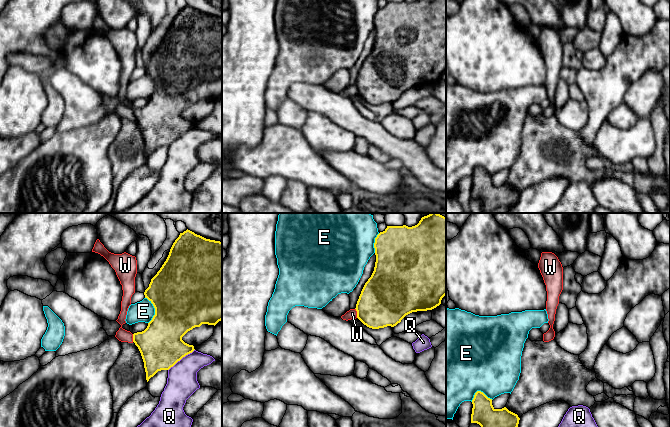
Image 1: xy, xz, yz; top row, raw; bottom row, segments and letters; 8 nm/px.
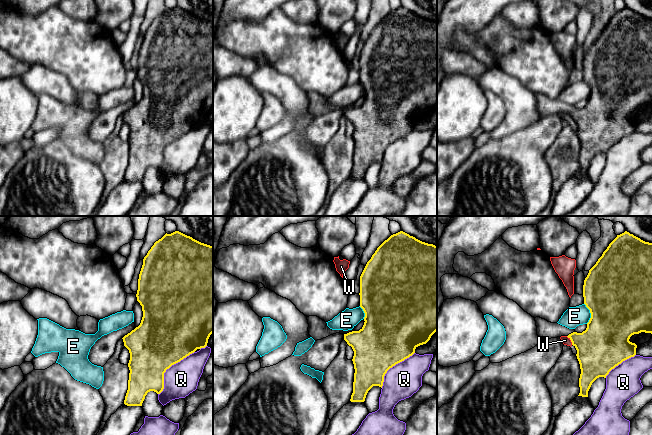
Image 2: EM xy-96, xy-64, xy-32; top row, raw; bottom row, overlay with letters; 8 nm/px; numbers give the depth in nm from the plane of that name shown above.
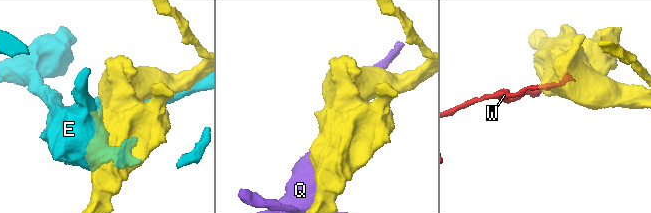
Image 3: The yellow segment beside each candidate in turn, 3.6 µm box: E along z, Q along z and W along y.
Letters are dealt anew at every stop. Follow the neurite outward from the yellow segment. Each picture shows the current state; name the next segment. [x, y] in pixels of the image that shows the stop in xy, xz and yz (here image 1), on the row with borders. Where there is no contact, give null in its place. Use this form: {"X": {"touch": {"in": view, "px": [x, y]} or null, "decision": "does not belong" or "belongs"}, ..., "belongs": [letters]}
{"E": {"touch": {"in": "xy", "px": [155, 310]}, "decision": "does not belong"}, "Q": {"touch": {"in": "xy", "px": [181, 358]}, "decision": "does not belong"}, "W": {"touch": {"in": "xz", "px": [357, 313]}, "decision": "does not belong"}, "belongs": []}

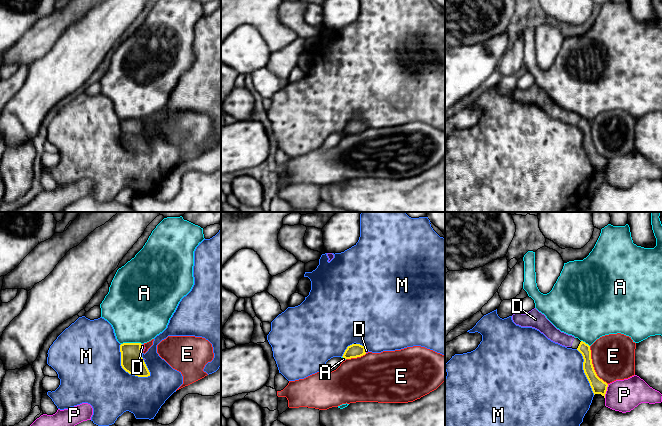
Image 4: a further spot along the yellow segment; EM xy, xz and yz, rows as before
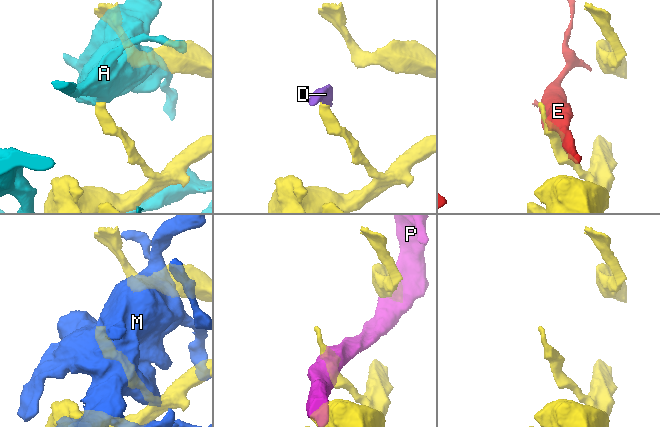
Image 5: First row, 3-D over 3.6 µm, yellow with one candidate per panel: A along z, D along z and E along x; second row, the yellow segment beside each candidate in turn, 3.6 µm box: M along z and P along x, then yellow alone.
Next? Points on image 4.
{"A": {"touch": {"in": "xy", "px": [131, 343]}, "decision": "does not belong"}, "D": {"touch": {"in": "xy", "px": [140, 348]}, "decision": "belongs"}, "E": {"touch": {"in": "yz", "px": [592, 366]}, "decision": "does not belong"}, "M": {"touch": {"in": "xy", "px": [124, 369]}, "decision": "does not belong"}, "P": {"touch": {"in": "yz", "px": [606, 390]}, "decision": "does not belong"}, "belongs": ["D"]}

